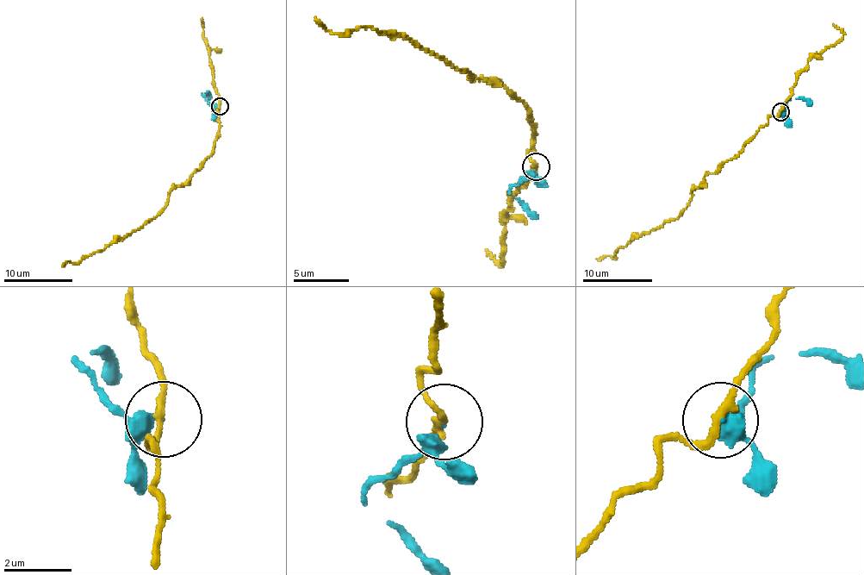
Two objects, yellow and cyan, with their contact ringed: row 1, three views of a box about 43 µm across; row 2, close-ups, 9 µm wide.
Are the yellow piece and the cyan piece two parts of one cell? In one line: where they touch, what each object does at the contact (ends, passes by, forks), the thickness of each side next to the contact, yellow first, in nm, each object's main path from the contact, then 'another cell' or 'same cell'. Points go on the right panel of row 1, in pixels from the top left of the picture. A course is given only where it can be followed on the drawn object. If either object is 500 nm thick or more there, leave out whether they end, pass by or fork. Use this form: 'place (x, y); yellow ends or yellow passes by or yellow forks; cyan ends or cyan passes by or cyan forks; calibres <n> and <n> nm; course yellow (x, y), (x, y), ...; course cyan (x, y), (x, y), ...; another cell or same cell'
place (780, 112); yellow passes by; cyan passes by; calibres 200 and 200 nm; course yellow (780, 111), (769, 116), (743, 149), (705, 175), (678, 217), (634, 236), (615, 251), (616, 258), (596, 259); course cyan (780, 111), (785, 111), (791, 98), (805, 98), (812, 104); same cell

